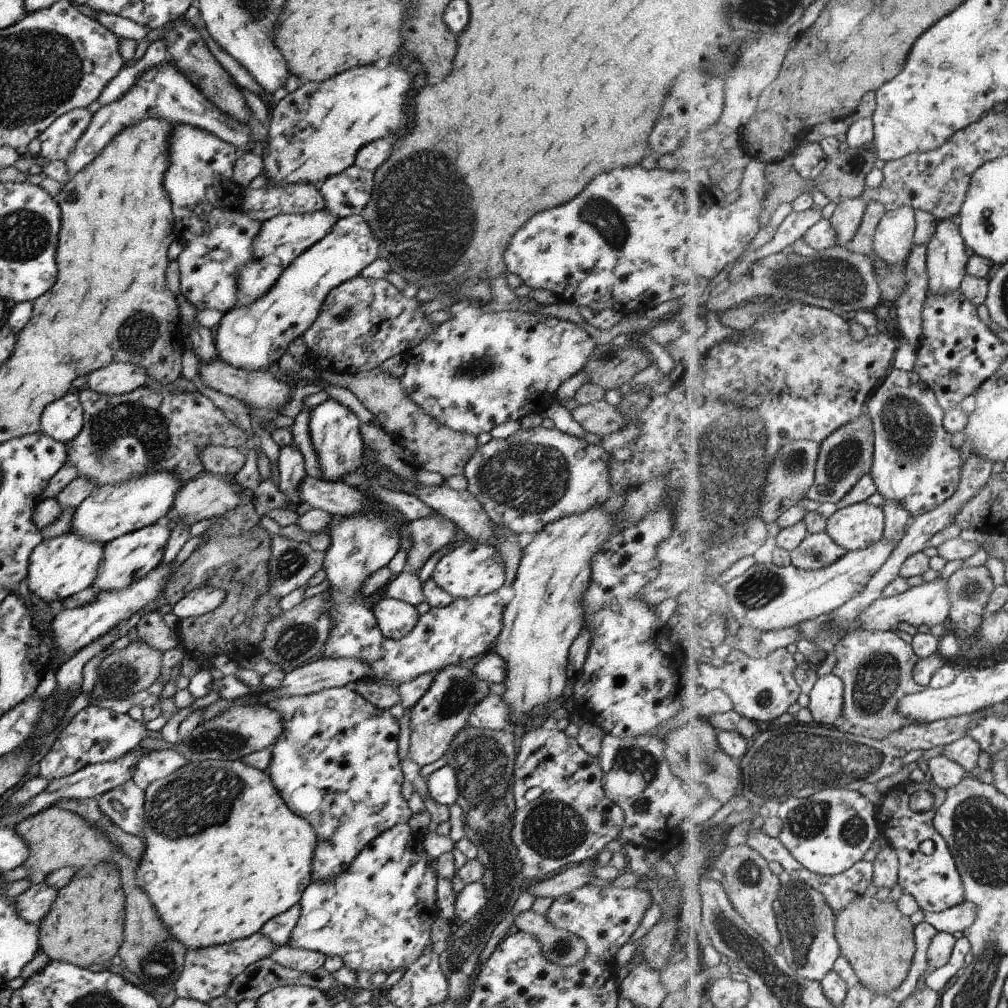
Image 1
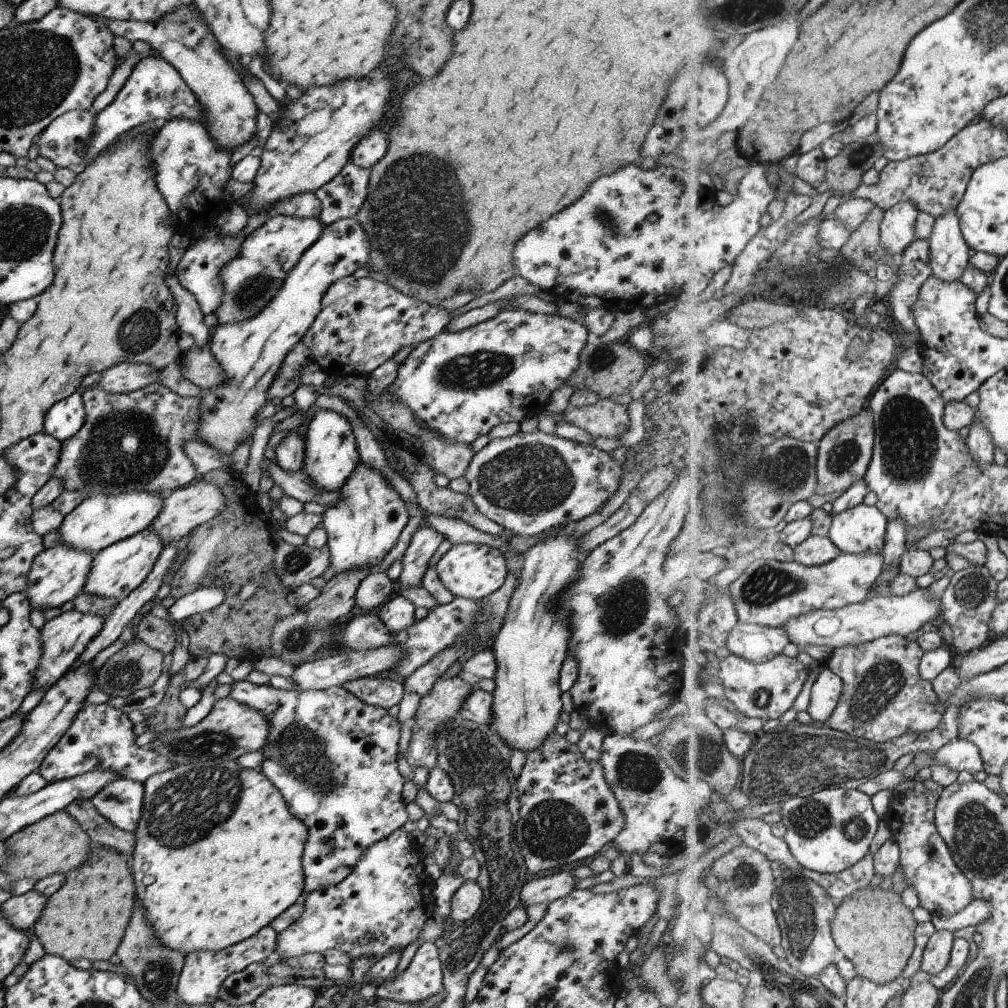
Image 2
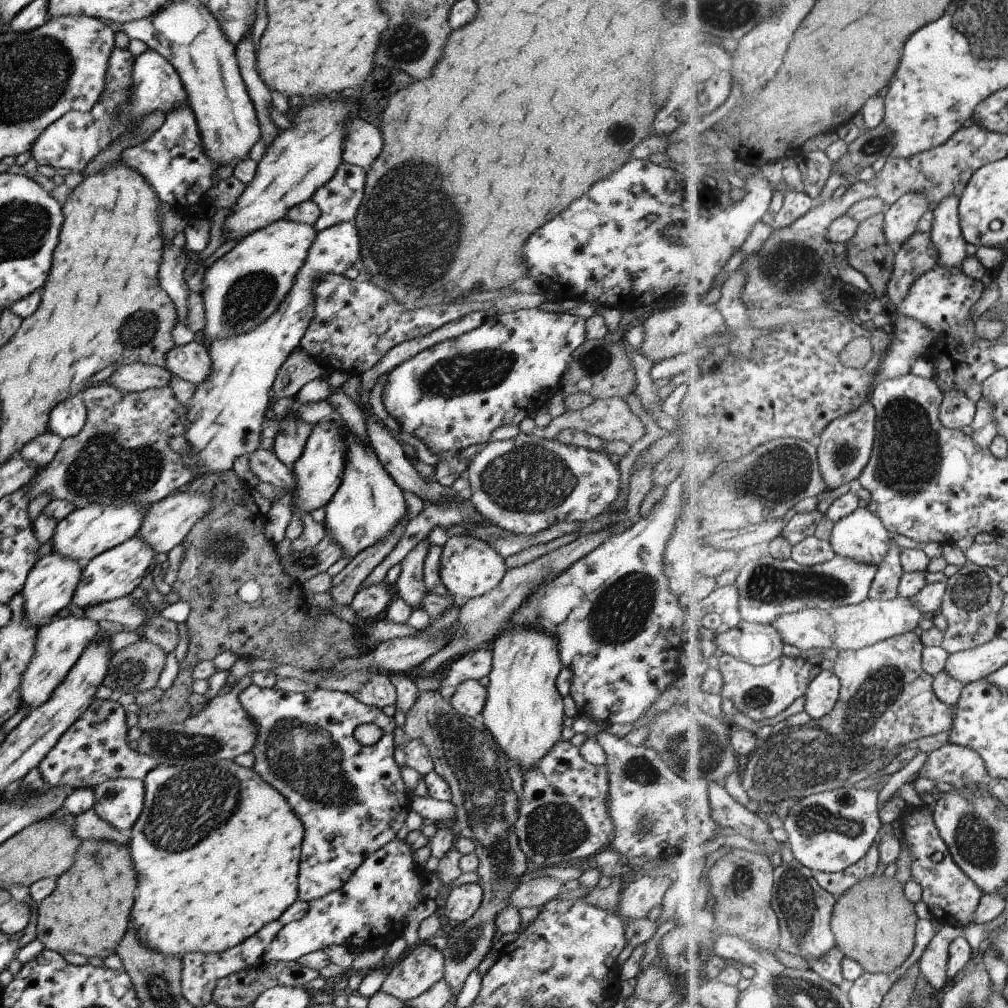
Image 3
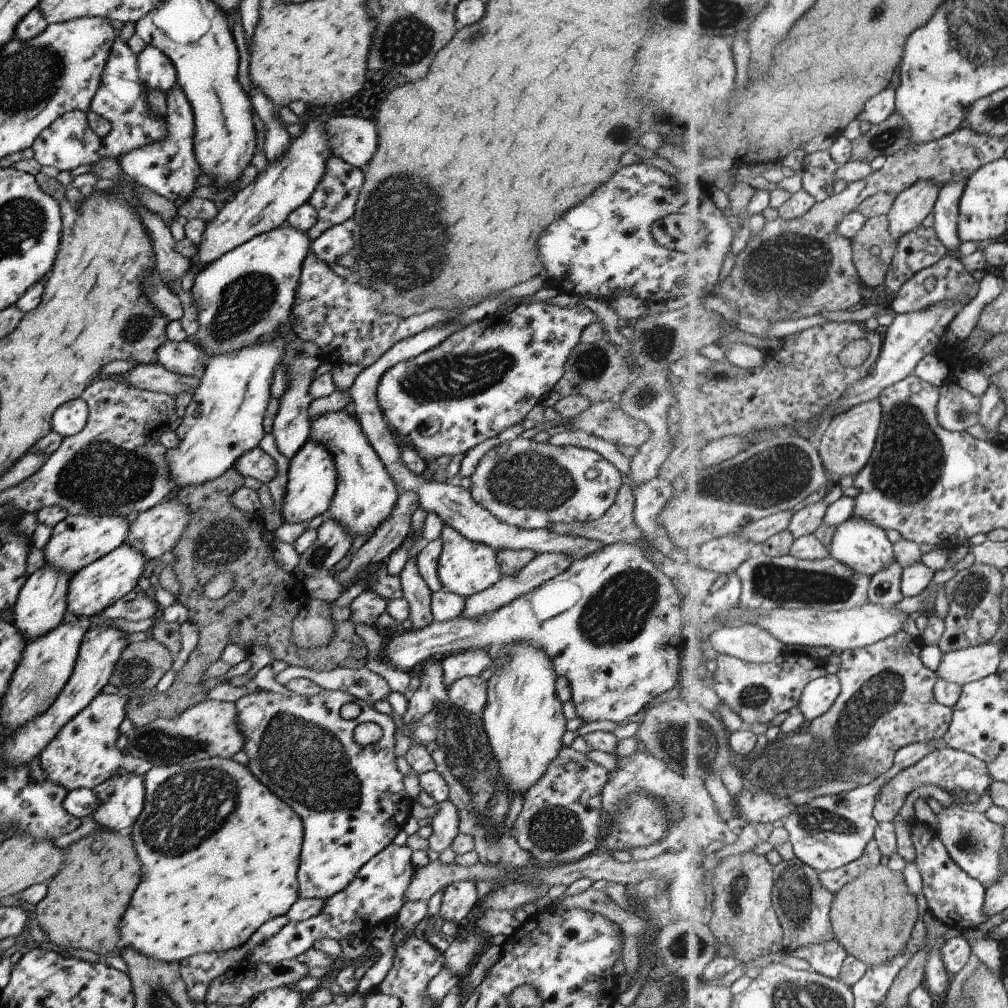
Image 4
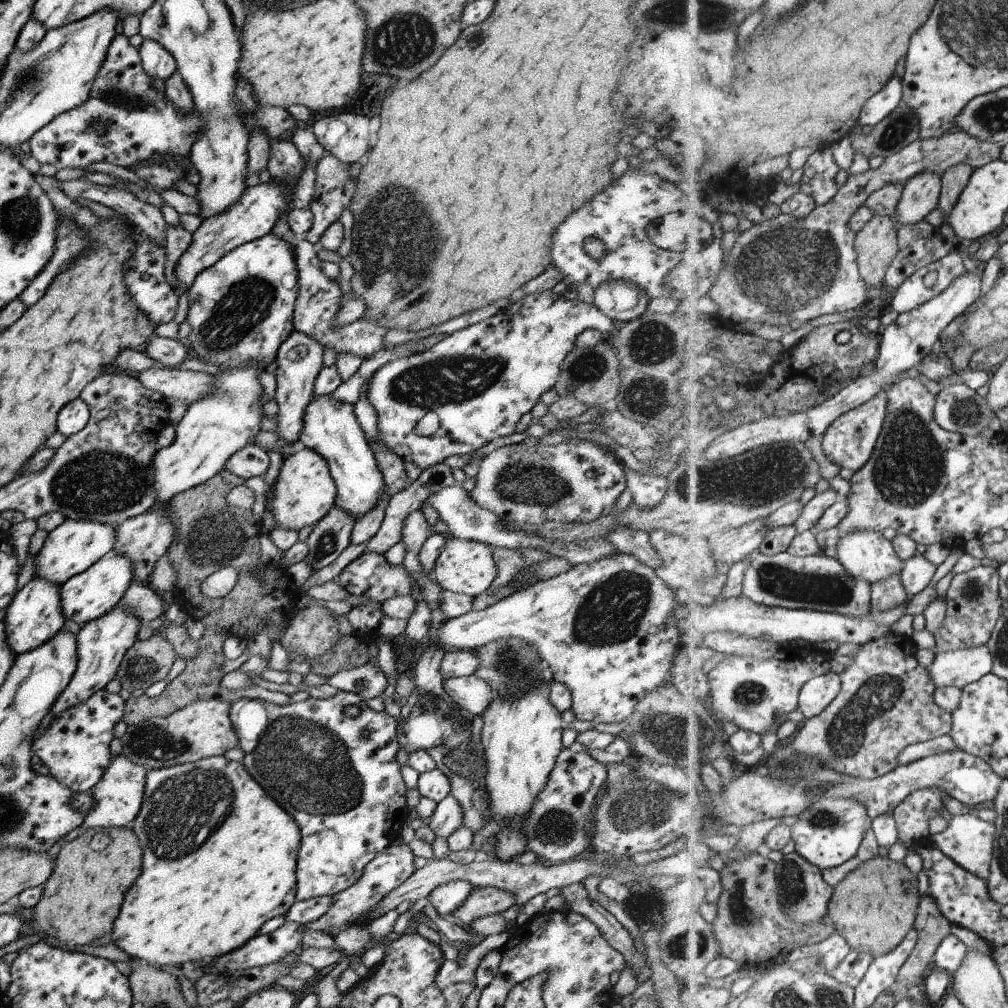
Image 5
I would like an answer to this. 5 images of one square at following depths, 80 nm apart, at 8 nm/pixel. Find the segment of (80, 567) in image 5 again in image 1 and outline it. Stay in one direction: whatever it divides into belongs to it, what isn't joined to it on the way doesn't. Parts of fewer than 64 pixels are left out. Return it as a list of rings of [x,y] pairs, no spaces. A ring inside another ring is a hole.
[[[158,471],[142,477],[132,477],[124,483],[105,485],[89,493],[72,512],[70,530],[84,541],[104,545],[115,537],[155,524],[171,508],[174,496],[181,487],[174,473]]]

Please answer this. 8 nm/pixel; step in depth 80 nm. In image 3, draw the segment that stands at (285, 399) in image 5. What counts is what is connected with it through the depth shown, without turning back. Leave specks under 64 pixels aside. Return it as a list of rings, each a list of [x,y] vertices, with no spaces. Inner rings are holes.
[[[292,397],[293,405],[280,420],[278,420],[278,430],[274,436],[272,452],[287,467],[299,458],[307,437],[312,431],[312,425],[301,420],[297,420],[295,412],[303,401]]]

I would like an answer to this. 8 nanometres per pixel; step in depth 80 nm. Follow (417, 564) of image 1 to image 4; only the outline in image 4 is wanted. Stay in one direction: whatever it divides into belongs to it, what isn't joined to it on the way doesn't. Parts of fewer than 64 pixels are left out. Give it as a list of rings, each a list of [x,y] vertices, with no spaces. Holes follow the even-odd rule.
[[[408,559],[400,573],[402,597],[408,604],[408,619],[411,622],[409,630],[418,631],[432,621],[430,613],[430,594],[432,593],[425,581],[419,576],[415,559]]]

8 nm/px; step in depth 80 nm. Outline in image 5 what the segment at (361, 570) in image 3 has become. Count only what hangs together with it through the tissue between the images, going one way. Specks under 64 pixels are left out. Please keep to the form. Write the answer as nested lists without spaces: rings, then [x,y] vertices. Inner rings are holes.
[[[437,463],[431,465],[429,468],[423,469],[418,478],[414,481],[410,481],[410,485],[401,492],[390,494],[387,506],[384,508],[384,515],[381,519],[378,529],[375,534],[367,541],[366,547],[363,551],[374,552],[377,554],[384,553],[388,548],[391,548],[393,544],[400,541],[402,522],[410,512],[416,511],[422,506],[425,500],[429,499],[433,493],[441,490],[445,487],[450,487],[455,484],[452,477],[451,469],[443,464]]]

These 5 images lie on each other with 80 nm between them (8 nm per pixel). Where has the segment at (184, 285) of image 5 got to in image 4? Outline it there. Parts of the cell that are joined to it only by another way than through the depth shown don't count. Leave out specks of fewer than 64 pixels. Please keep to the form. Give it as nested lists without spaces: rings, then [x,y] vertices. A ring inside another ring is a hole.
[[[323,118],[308,122],[298,138],[291,139],[287,152],[265,171],[257,173],[253,182],[239,188],[234,195],[219,206],[212,219],[205,222],[196,253],[189,258],[190,264],[208,265],[232,248],[247,242],[250,238],[281,227],[287,215],[301,206],[313,192],[321,178],[325,161],[333,155],[327,146],[326,135],[322,131]]]

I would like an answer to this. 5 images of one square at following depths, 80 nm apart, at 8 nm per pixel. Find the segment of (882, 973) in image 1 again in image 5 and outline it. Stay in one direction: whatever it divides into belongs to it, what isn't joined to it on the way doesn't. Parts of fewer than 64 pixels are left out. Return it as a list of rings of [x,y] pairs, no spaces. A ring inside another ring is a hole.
[[[877,855],[852,870],[834,888],[828,915],[834,922],[836,932],[847,939],[853,951],[871,953],[874,958],[883,956],[897,948],[916,924],[918,906],[921,903],[917,884],[917,875],[906,868],[905,864]]]

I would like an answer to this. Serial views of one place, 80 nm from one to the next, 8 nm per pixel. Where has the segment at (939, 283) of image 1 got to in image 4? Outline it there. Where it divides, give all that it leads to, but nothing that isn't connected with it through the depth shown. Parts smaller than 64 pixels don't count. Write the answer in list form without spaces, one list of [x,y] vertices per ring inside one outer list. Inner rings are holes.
[[[967,177],[950,180],[940,190],[938,202],[934,206],[936,233],[946,244],[949,254],[956,254],[958,246],[962,243],[958,233],[958,216],[960,202],[968,183]]]

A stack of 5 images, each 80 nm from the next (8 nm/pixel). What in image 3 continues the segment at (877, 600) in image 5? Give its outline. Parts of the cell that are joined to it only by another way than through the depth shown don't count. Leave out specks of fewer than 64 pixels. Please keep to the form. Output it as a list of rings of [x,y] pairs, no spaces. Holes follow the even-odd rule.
[[[894,542],[883,562],[878,565],[878,571],[870,588],[871,599],[893,600],[900,596],[898,588],[900,580],[905,574],[900,552],[901,547],[898,547]]]

